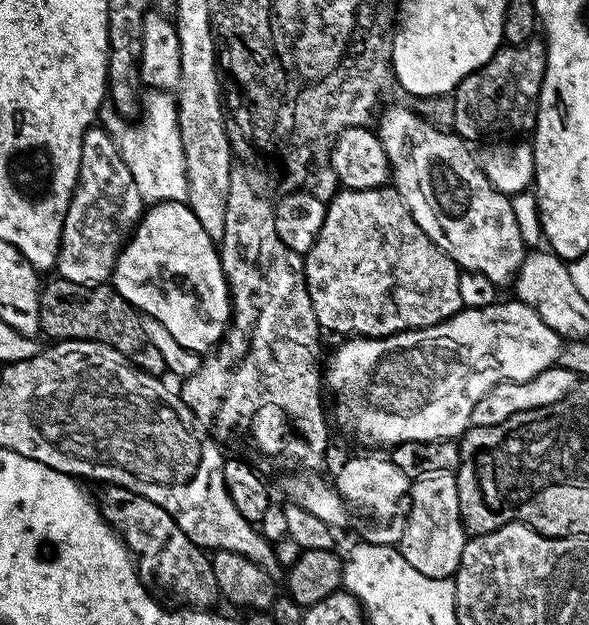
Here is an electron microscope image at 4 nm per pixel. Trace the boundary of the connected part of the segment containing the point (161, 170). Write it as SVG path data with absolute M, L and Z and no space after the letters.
M152 90L147 93L142 108L142 117L148 124L132 124L136 122L129 122L112 110L105 111L102 116L102 127L112 136L126 166L130 166L130 174L134 174L134 186L138 186L138 194L148 206L167 200L187 201L188 198L186 158L182 150L176 105L177 101L169 93Z

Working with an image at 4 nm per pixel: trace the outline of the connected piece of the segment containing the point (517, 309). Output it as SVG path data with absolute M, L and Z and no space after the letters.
M509 298L505 304L495 302L485 308L463 307L448 320L435 324L429 328L415 328L409 332L399 332L393 336L353 336L340 342L332 361L326 364L326 388L336 395L336 422L334 424L344 432L357 436L364 444L401 444L407 440L456 440L468 431L472 423L472 411L479 400L486 395L491 388L503 384L505 380L510 382L522 382L534 378L542 370L553 367L559 361L562 351L562 337L546 322L542 322L540 315L529 304L521 300Z

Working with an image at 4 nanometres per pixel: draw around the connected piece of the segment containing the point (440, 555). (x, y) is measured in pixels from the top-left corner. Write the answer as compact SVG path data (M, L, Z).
M438 470L435 474L419 476L410 484L410 501L408 521L403 521L403 532L398 547L401 554L418 570L418 574L426 574L426 578L446 580L455 577L466 533L460 517L458 506L458 486L456 473Z

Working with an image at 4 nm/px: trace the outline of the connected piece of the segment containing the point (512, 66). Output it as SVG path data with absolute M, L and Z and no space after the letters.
M533 38L526 44L509 44L500 47L478 70L466 74L456 88L454 102L454 131L457 136L475 142L481 136L484 142L512 142L524 138L536 130L536 107L540 105L540 87L544 81L548 49L539 39Z

